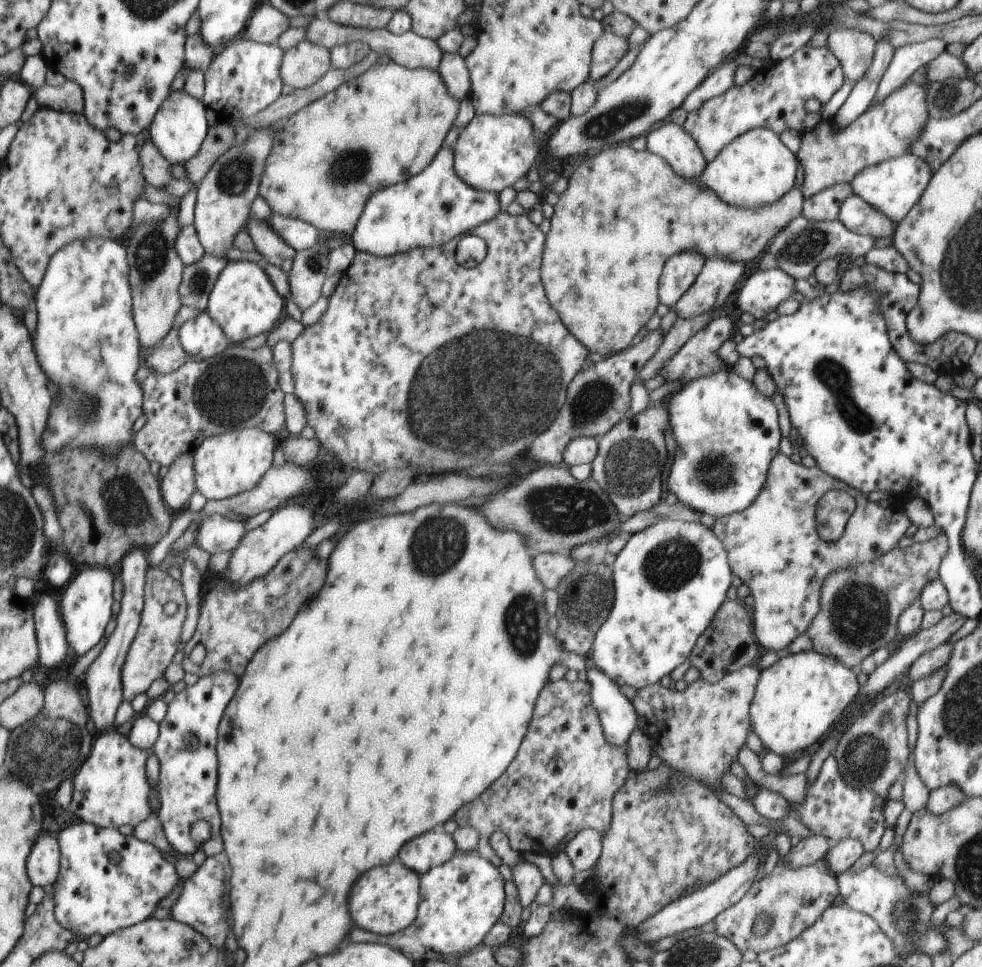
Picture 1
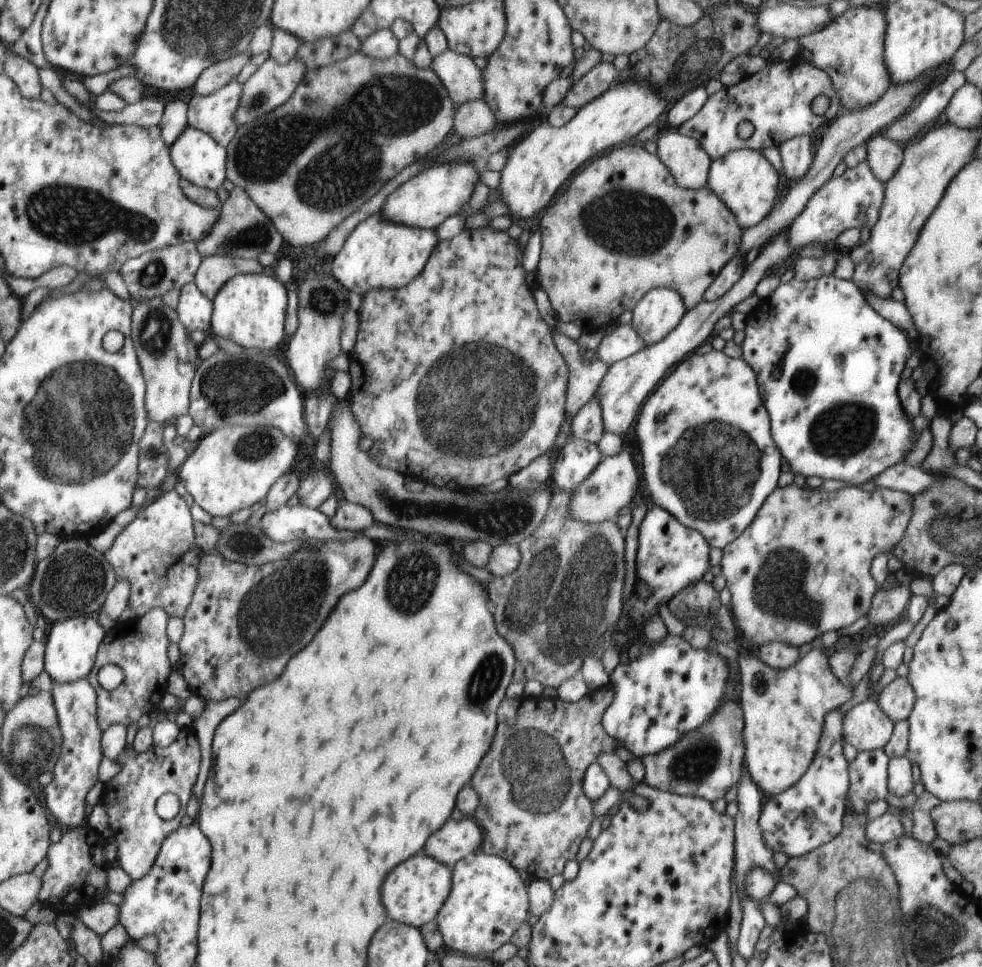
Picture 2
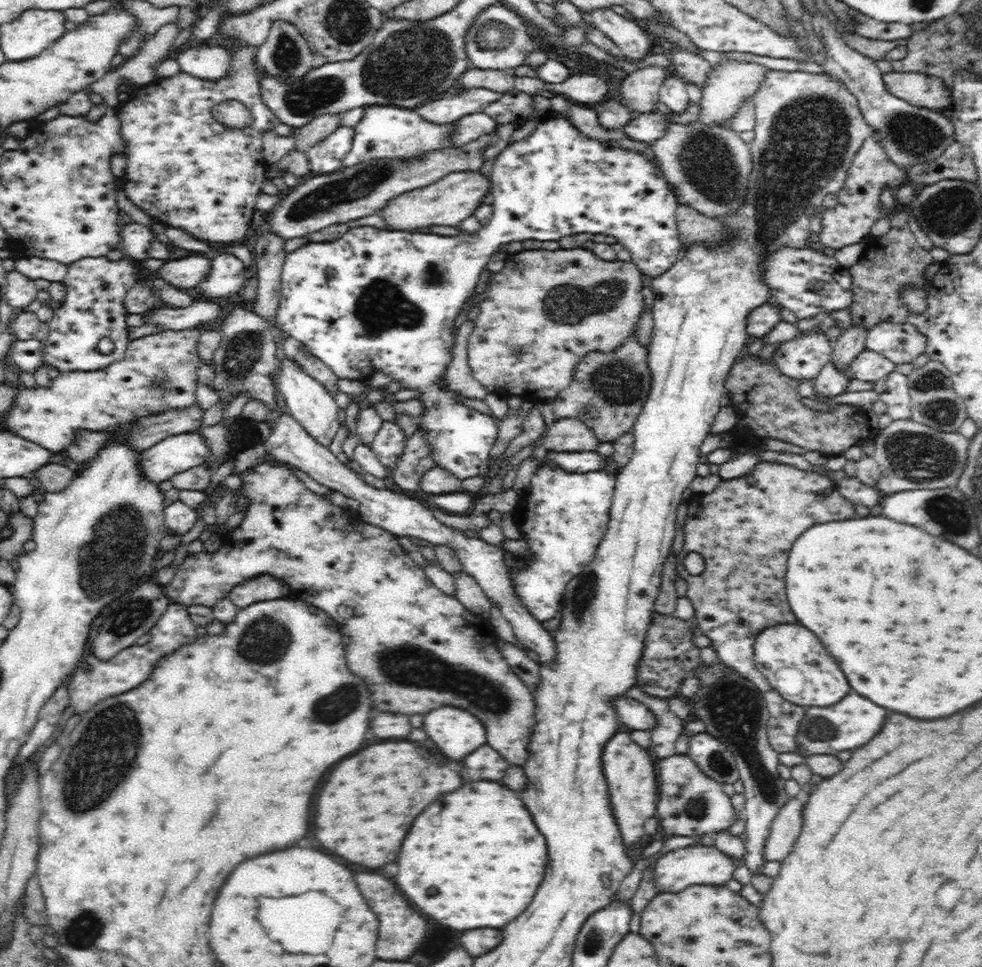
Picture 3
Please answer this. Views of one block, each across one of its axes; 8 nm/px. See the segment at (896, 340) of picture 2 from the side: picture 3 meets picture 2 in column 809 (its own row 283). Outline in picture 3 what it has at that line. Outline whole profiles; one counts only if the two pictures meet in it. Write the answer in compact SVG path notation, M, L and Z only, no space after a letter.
M559 116L538 124L538 128L530 136L526 136L518 142L507 144L506 148L496 156L490 175L490 192L493 196L493 202L491 203L492 218L488 221L488 224L485 224L474 233L461 232L456 236L444 236L432 232L382 230L372 226L359 226L352 227L336 240L309 242L290 252L284 260L284 266L282 266L280 302L275 322L275 327L279 333L286 332L288 337L299 340L302 345L307 346L312 357L318 357L339 379L348 378L362 381L369 378L372 373L384 372L392 375L392 381L400 382L402 388L418 391L418 398L416 399L424 403L425 412L422 416L418 416L416 420L419 429L425 430L425 434L427 434L428 445L432 448L432 459L436 461L436 466L450 471L452 475L462 480L472 478L472 476L488 475L490 450L495 445L499 434L498 424L496 424L495 416L481 414L473 408L463 405L458 399L461 394L452 392L449 388L443 388L438 382L446 368L448 368L448 364L452 362L451 348L457 335L453 334L453 330L451 330L454 320L459 316L469 298L475 294L474 288L476 288L478 278L480 278L482 270L486 268L490 256L494 256L502 246L506 246L510 242L524 242L524 240L541 240L544 242L544 240L560 240L560 238L570 235L582 235L584 233L606 234L606 236L614 236L617 242L624 244L631 252L631 261L637 265L642 273L651 276L653 279L660 276L660 274L664 274L682 254L680 235L678 235L678 229L676 228L676 212L679 204L674 193L669 189L661 170L656 168L643 152L626 150L615 144L602 144L599 140L586 136L570 121Z

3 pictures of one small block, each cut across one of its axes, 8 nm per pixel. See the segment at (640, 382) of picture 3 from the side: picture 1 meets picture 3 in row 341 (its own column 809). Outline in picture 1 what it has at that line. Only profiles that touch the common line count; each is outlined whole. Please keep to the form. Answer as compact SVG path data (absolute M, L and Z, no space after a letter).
M942 531L935 538L921 543L913 543L905 548L892 548L872 562L858 564L852 568L840 568L828 576L820 588L820 610L806 628L816 653L830 656L844 664L846 668L857 670L862 660L879 648L888 647L897 632L900 614L919 600L922 589L933 580L939 580L938 569L944 556L948 554L948 538Z

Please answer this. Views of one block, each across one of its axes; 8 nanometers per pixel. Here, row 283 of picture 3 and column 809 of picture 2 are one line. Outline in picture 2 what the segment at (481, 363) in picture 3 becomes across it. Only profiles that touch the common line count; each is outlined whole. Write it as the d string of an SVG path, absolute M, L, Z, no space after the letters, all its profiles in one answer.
M794 483L785 487L776 487L774 492L768 496L763 506L760 507L752 524L736 540L733 540L723 548L723 556L720 564L721 575L726 579L728 590L730 590L732 595L730 606L739 632L749 635L750 641L753 644L758 644L759 647L768 641L776 641L784 642L784 644L794 646L794 648L800 648L800 646L812 642L815 638L822 636L830 630L838 631L846 628L846 626L850 626L850 624L856 622L869 612L872 597L877 591L876 581L872 578L870 572L872 560L878 554L888 554L895 550L900 542L902 542L910 520L912 520L912 495L908 492L902 492L902 490L879 488L874 490L874 492L868 492L859 487L848 485L838 488L836 491L825 491L821 488L798 487Z

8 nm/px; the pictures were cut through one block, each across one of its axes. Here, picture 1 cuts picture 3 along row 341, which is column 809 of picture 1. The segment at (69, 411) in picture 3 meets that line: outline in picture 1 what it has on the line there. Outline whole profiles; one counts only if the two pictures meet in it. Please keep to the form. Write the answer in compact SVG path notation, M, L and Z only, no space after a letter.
M908 80L890 94L881 104L872 105L852 125L836 131L835 128L816 126L801 134L796 156L804 169L801 191L804 199L818 194L836 184L850 184L854 177L867 166L910 153L910 148L927 124L927 89Z

